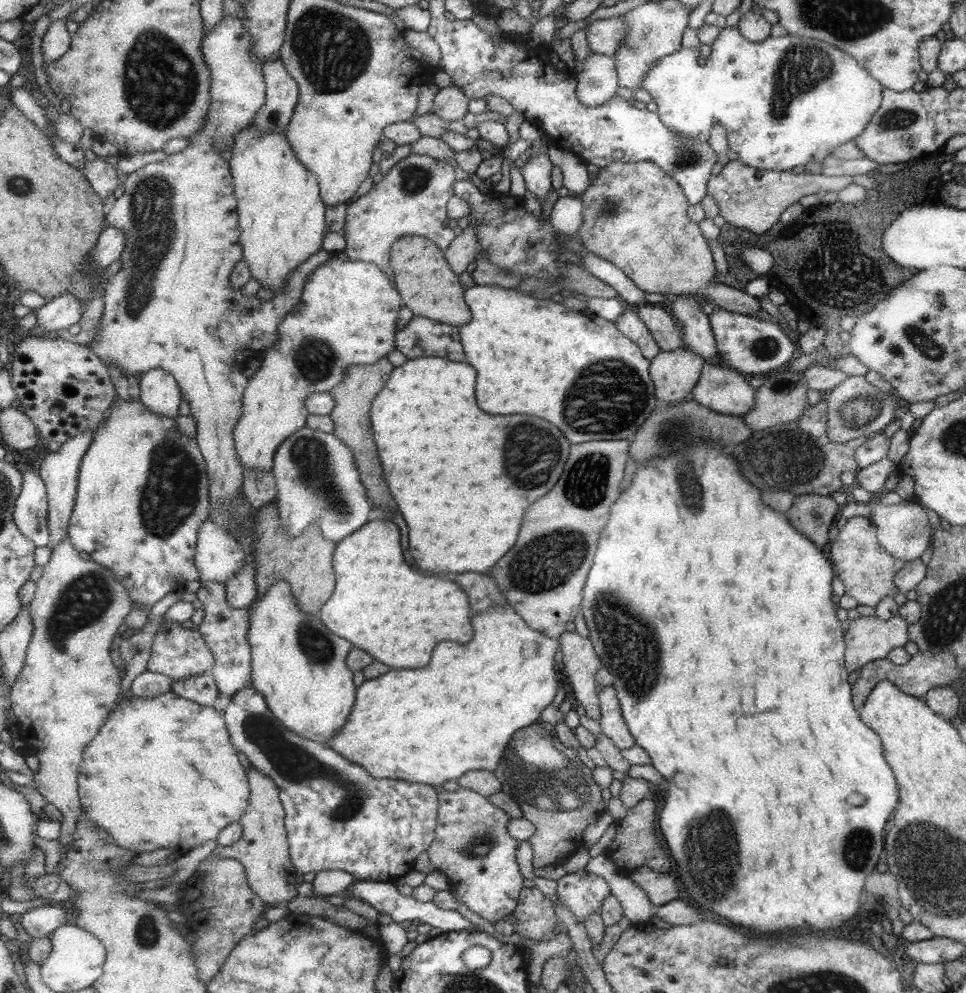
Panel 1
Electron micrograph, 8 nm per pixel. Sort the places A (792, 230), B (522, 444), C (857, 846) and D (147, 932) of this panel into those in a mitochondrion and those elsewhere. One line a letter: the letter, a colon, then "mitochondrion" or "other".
A: other
B: mitochondrion
C: mitochondrion
D: mitochondrion

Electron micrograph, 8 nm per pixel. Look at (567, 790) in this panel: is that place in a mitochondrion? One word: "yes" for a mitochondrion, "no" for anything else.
yes

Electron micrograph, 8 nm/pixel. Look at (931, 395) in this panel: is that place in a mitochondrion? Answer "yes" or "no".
no

